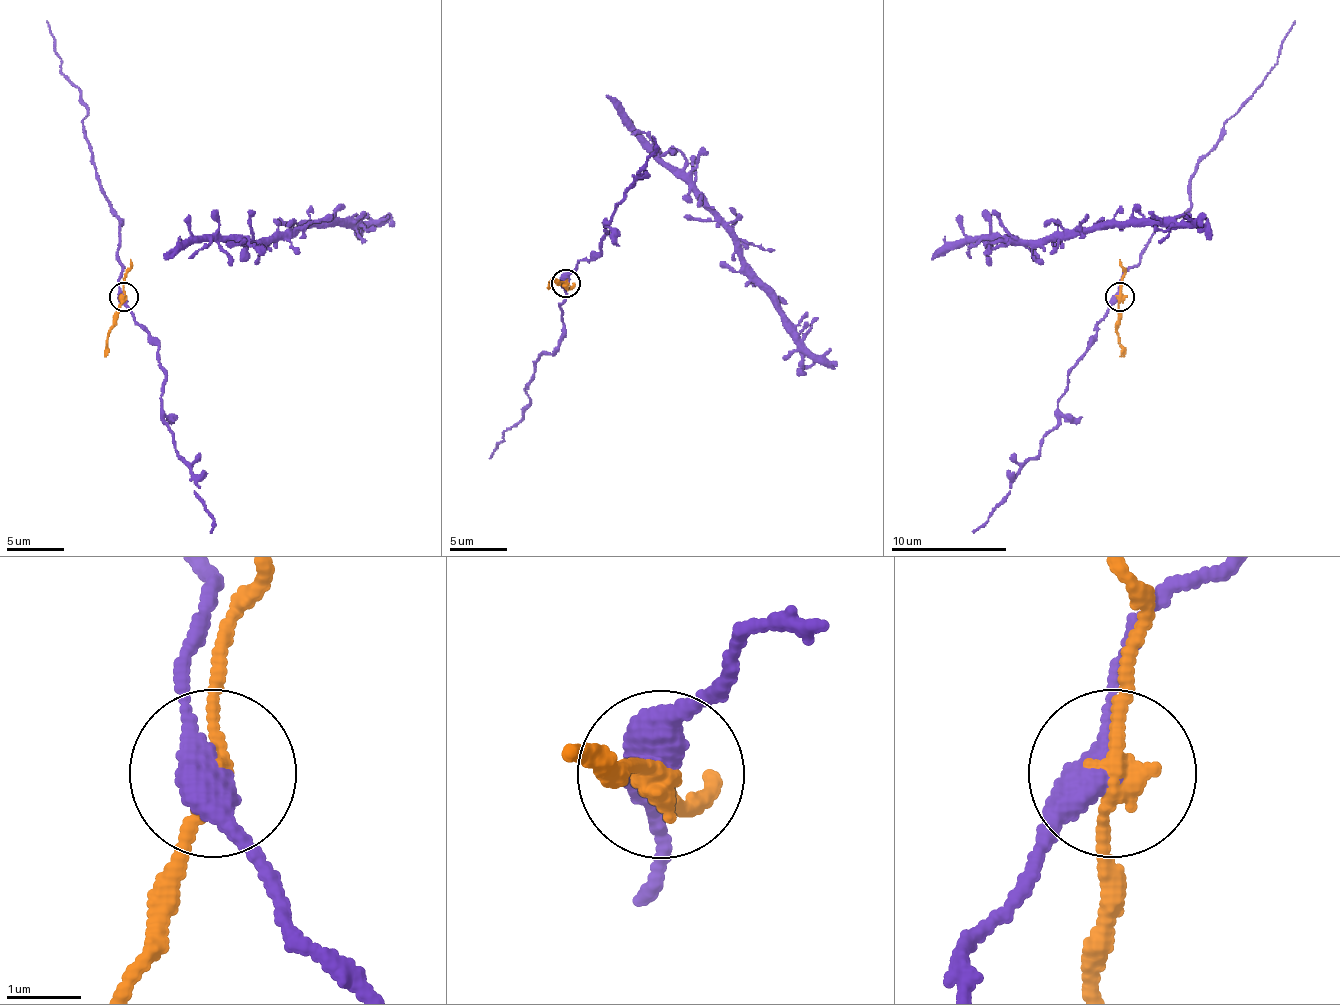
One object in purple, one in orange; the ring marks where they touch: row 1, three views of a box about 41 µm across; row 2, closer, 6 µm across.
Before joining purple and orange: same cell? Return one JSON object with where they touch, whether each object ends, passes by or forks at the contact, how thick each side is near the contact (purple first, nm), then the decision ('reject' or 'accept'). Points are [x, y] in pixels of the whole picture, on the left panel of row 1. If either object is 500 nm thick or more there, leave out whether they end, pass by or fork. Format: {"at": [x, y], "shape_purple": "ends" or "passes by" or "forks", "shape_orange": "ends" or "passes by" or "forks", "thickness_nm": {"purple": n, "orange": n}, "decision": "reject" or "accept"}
{"at": [123, 297], "shape_purple": "passes by", "shape_orange": "passes by", "thickness_nm": {"purple": 400, "orange": 300}, "decision": "reject"}

